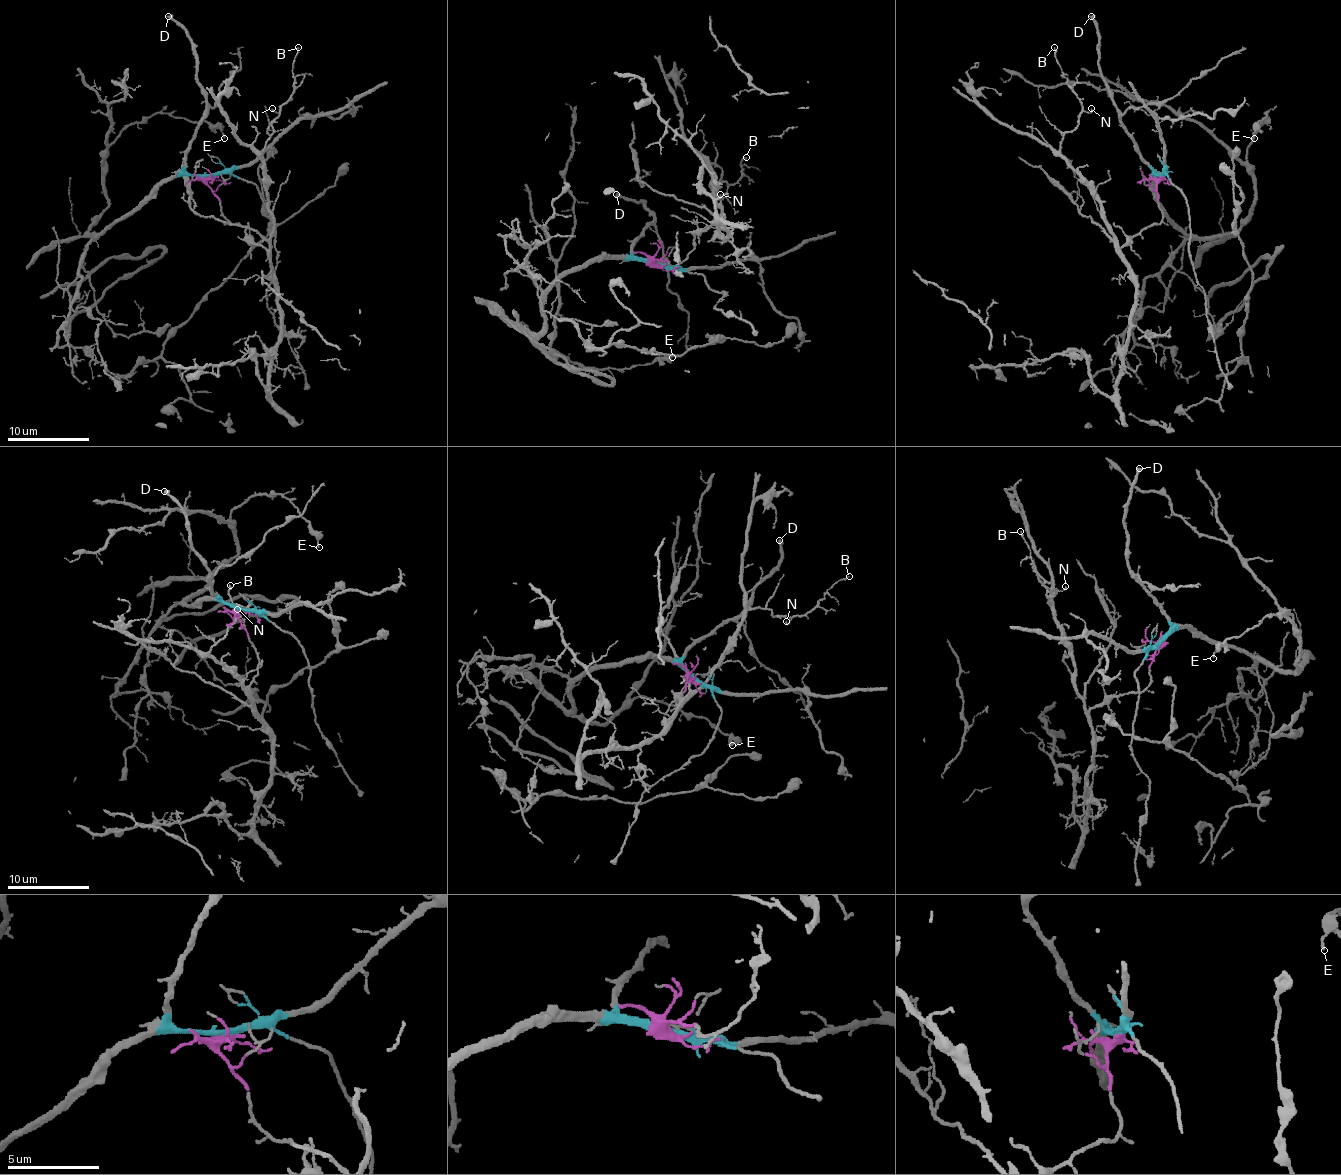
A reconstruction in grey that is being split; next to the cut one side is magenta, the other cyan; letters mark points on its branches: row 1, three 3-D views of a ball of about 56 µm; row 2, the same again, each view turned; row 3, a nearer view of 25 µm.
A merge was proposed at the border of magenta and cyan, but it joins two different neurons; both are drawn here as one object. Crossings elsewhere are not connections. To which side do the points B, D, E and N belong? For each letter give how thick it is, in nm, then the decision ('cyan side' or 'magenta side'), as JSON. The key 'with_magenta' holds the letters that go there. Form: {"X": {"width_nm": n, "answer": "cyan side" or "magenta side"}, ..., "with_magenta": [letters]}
{"B": {"width_nm": 130, "answer": "magenta side"}, "D": {"width_nm": 320, "answer": "cyan side"}, "E": {"width_nm": 120, "answer": "cyan side"}, "N": {"width_nm": 110, "answer": "magenta side"}, "with_magenta": ["B", "N"]}

